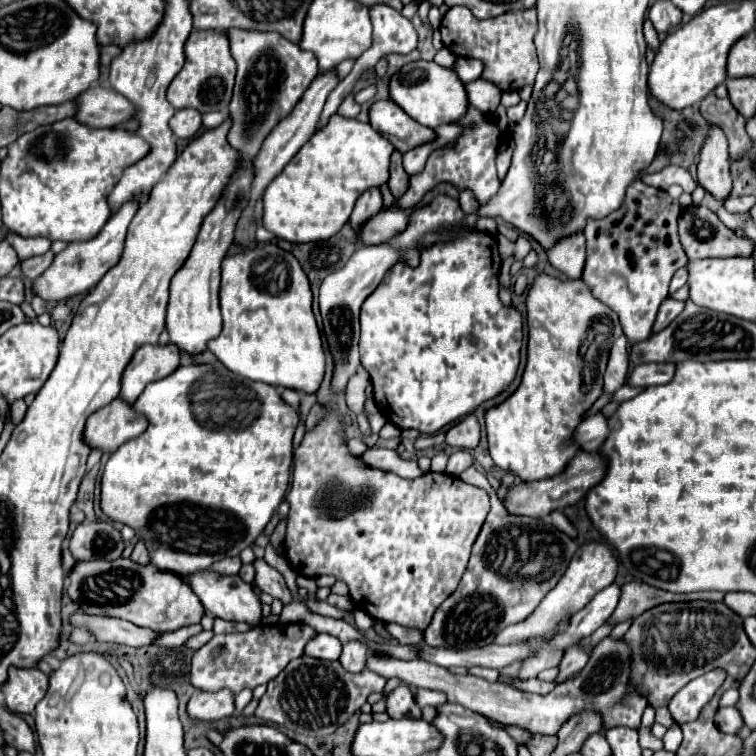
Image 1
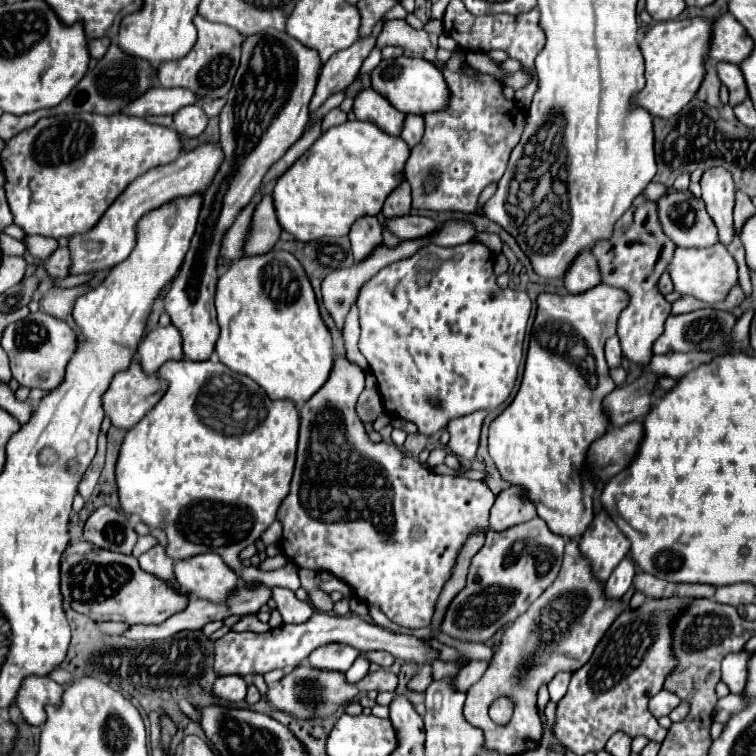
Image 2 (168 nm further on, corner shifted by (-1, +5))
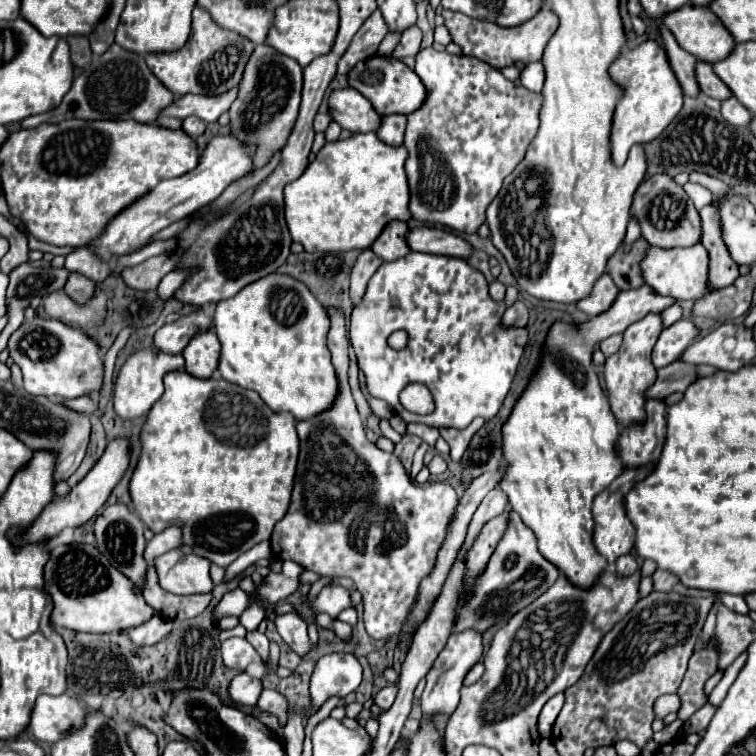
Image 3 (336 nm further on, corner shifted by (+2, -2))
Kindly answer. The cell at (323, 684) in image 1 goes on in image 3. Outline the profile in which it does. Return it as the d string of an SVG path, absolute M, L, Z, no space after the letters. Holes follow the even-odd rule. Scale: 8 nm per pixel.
M390 684L390 686L386 686L386 688L382 688L382 690L378 692L378 696L374 698L374 702L376 702L382 710L388 710L388 708L394 704L396 694L398 694L398 686Z

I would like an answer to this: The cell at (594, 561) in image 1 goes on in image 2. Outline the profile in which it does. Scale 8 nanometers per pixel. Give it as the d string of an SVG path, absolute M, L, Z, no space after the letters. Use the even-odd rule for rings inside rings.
M601 511L579 539L579 551L589 559L595 579L605 583L619 561L629 553L629 541L615 521Z

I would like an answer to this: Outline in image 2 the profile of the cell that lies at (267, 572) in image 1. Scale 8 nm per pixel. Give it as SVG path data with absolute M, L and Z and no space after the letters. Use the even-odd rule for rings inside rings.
M273 587L271 599L277 603L277 609L283 615L285 623L303 623L311 617L313 607L309 601L299 601L291 589Z

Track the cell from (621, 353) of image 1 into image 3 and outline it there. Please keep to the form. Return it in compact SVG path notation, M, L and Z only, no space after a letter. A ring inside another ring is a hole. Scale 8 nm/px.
M614 334L614 336L600 342L600 350L604 352L604 356L612 356L614 352L618 352L620 344L622 344L622 334Z

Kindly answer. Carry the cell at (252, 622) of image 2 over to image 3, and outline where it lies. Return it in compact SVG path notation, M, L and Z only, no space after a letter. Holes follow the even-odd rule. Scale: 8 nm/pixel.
M254 630L254 632L248 632L246 634L246 640L260 652L260 658L262 658L262 662L264 664L268 664L268 656L270 656L270 642L268 642L268 638L266 638L266 634L262 634L262 632L258 632L258 630Z

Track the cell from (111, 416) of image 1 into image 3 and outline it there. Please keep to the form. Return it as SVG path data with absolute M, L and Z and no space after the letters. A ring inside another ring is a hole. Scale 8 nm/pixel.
M154 346L134 352L126 360L126 364L122 366L122 370L118 374L118 380L116 380L116 392L114 392L116 414L124 420L144 416L154 406L154 402L164 394L164 386L162 386L164 374L174 372L174 370L182 370L182 368L184 368L182 354L166 354L166 352L160 352Z

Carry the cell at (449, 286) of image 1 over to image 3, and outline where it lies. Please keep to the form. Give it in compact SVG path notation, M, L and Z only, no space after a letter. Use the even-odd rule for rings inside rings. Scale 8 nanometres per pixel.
M410 252L402 260L384 262L370 278L366 296L362 304L354 308L350 322L350 344L356 352L358 368L366 376L368 394L386 400L394 408L394 412L402 416L406 422L422 422L434 428L466 428L476 416L482 416L484 420L494 418L510 390L512 378L516 374L520 356L528 340L526 328L502 330L500 318L504 310L504 302L494 302L490 298L488 282L466 260ZM394 330L408 332L406 348L392 350L386 344L388 336ZM410 382L422 382L430 388L436 402L434 414L418 416L402 408L398 394Z

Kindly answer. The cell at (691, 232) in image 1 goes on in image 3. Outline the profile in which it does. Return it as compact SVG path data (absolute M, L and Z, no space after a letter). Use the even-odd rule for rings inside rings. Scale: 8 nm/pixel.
M666 174L648 176L638 186L638 190L634 192L630 216L638 220L640 230L642 230L642 238L650 246L682 248L682 246L692 246L692 244L696 244L700 240L702 228L700 228L700 214L698 214L698 210L694 208L692 200L684 192L684 188L678 186L674 182L674 178L670 178Z

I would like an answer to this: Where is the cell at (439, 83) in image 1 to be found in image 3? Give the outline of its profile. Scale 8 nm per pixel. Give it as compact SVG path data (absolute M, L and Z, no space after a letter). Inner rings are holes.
M372 56L370 60L358 62L348 72L348 86L358 90L362 96L366 96L380 116L410 114L418 110L418 106L424 104L426 98L426 88L422 80L416 76L416 72L410 70L402 60L390 56Z

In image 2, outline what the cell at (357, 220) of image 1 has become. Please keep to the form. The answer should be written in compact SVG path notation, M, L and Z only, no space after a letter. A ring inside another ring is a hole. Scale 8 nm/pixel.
M363 215L353 223L349 231L349 239L351 239L355 261L365 259L383 241L381 233L383 233L381 223L375 215Z

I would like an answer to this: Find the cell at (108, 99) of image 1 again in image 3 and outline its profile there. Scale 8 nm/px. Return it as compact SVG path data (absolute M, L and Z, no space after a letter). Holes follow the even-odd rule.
M238 86L230 88L230 92L222 96L180 96L162 114L178 116L178 118L198 116L210 124L210 122L218 122L218 118L230 110L236 96L238 96Z

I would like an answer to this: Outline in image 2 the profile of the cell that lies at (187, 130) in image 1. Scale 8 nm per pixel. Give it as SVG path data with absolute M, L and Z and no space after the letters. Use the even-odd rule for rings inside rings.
M187 105L173 115L173 127L181 137L197 137L207 127L207 115L201 105Z

